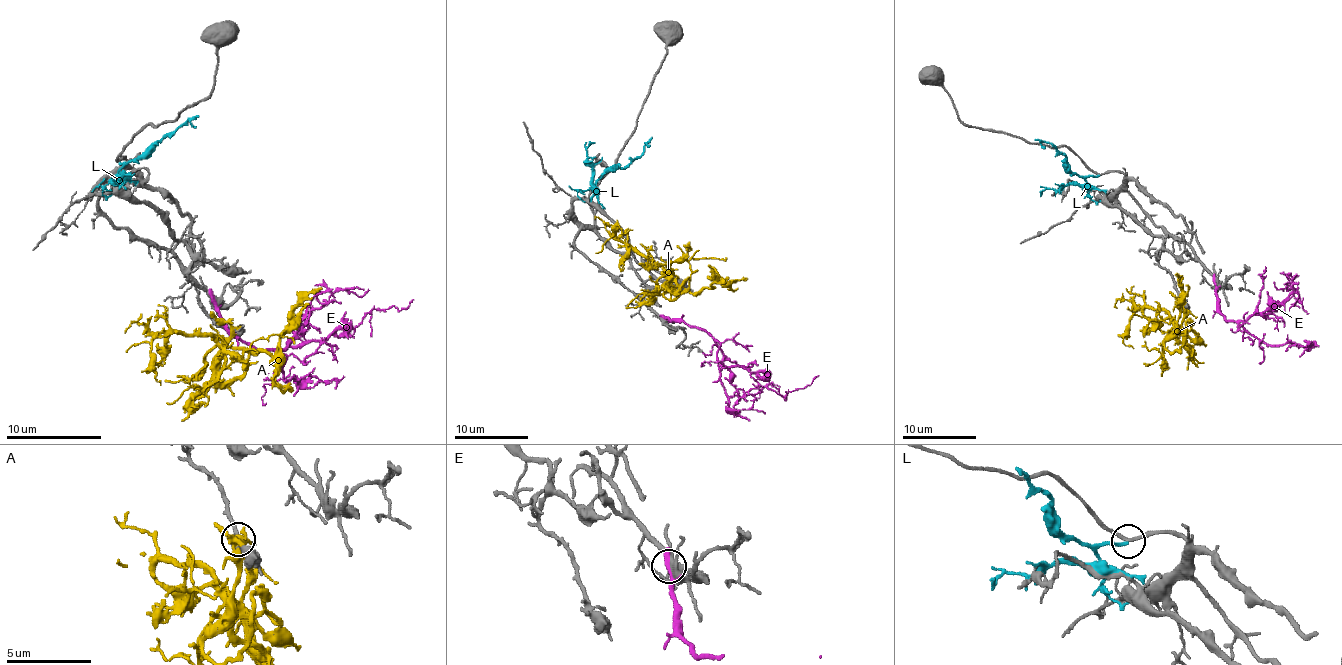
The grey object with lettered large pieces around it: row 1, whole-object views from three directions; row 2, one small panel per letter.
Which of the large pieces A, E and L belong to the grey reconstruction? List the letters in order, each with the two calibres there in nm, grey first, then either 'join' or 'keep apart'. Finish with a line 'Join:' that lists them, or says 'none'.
A: 240/400 nm | keep apart
E: 480/280 nm | keep apart
L: 200/180 nm | keep apart
Join: none

